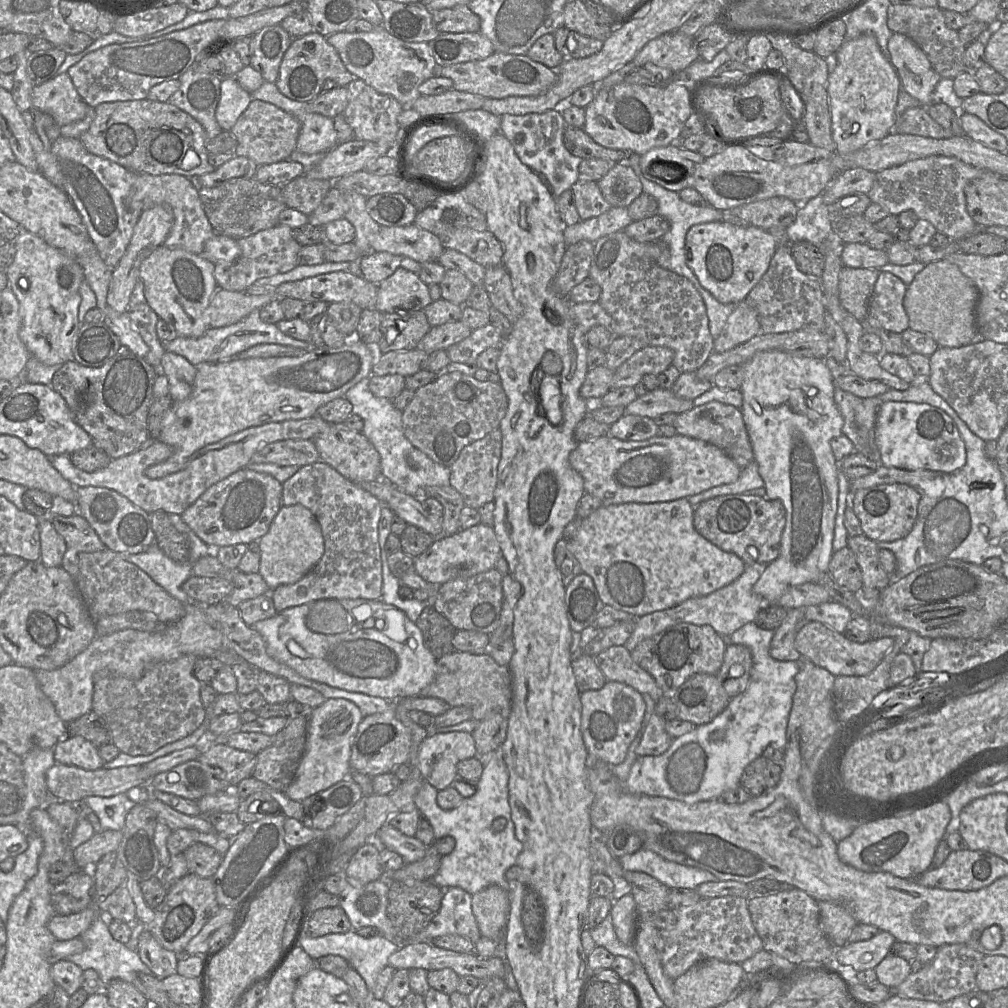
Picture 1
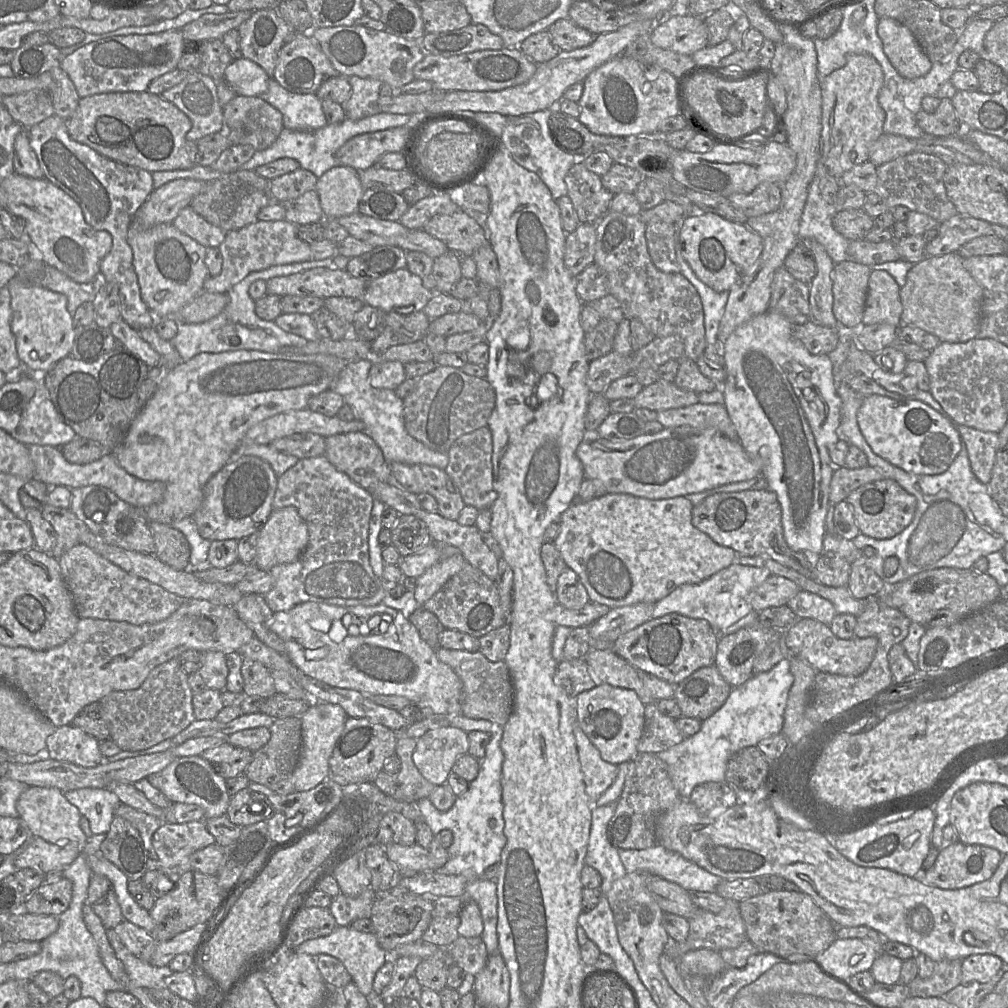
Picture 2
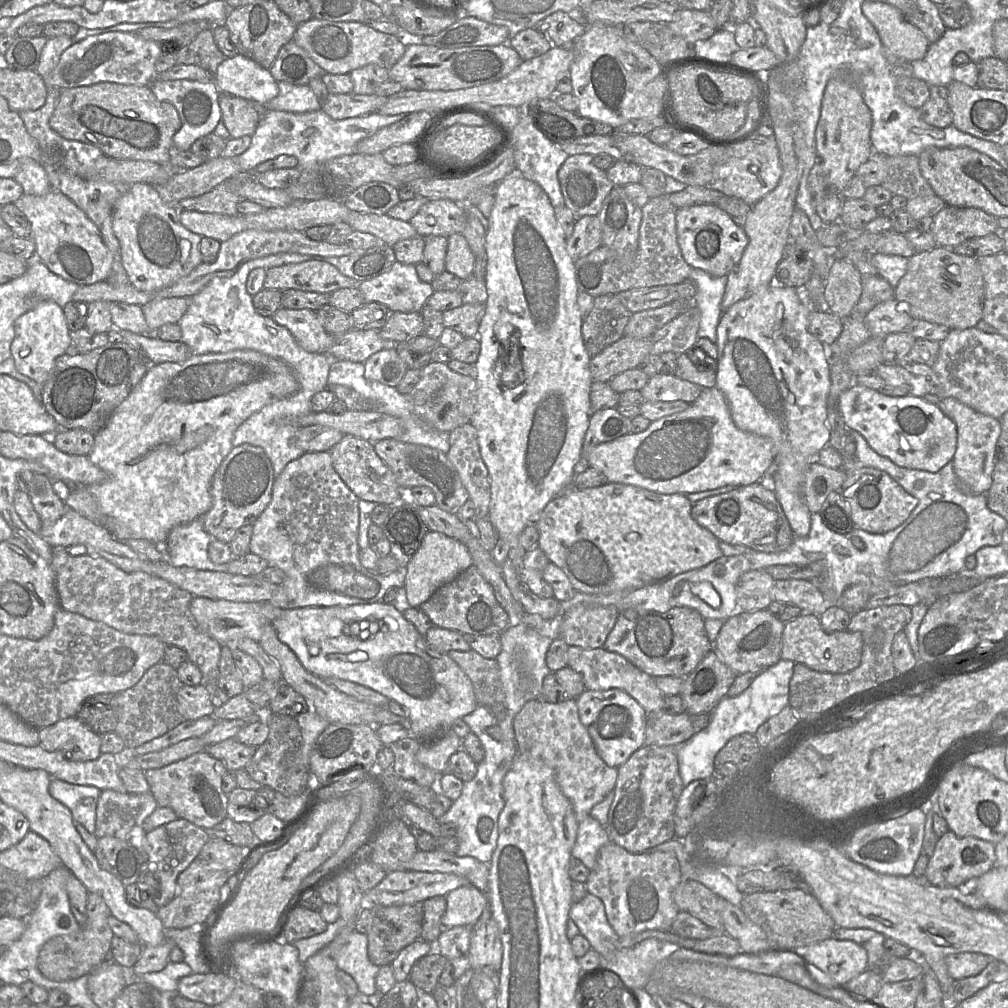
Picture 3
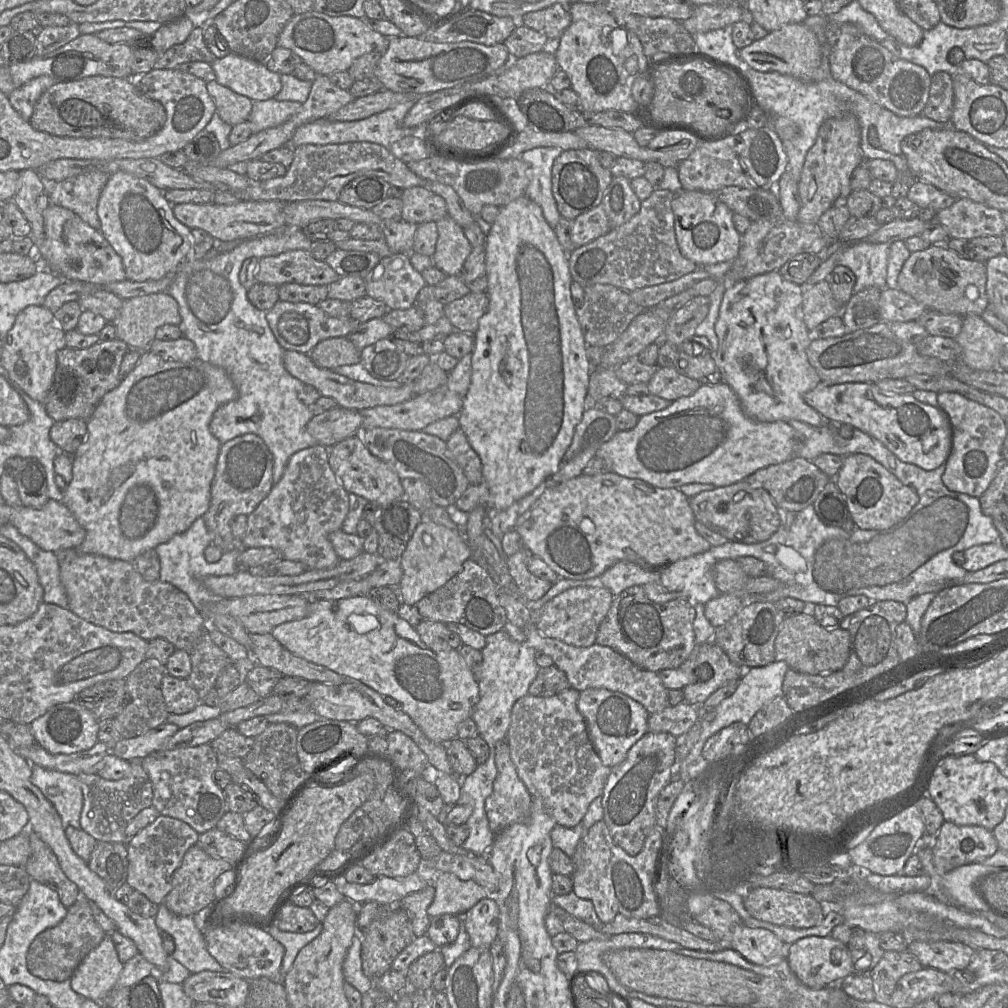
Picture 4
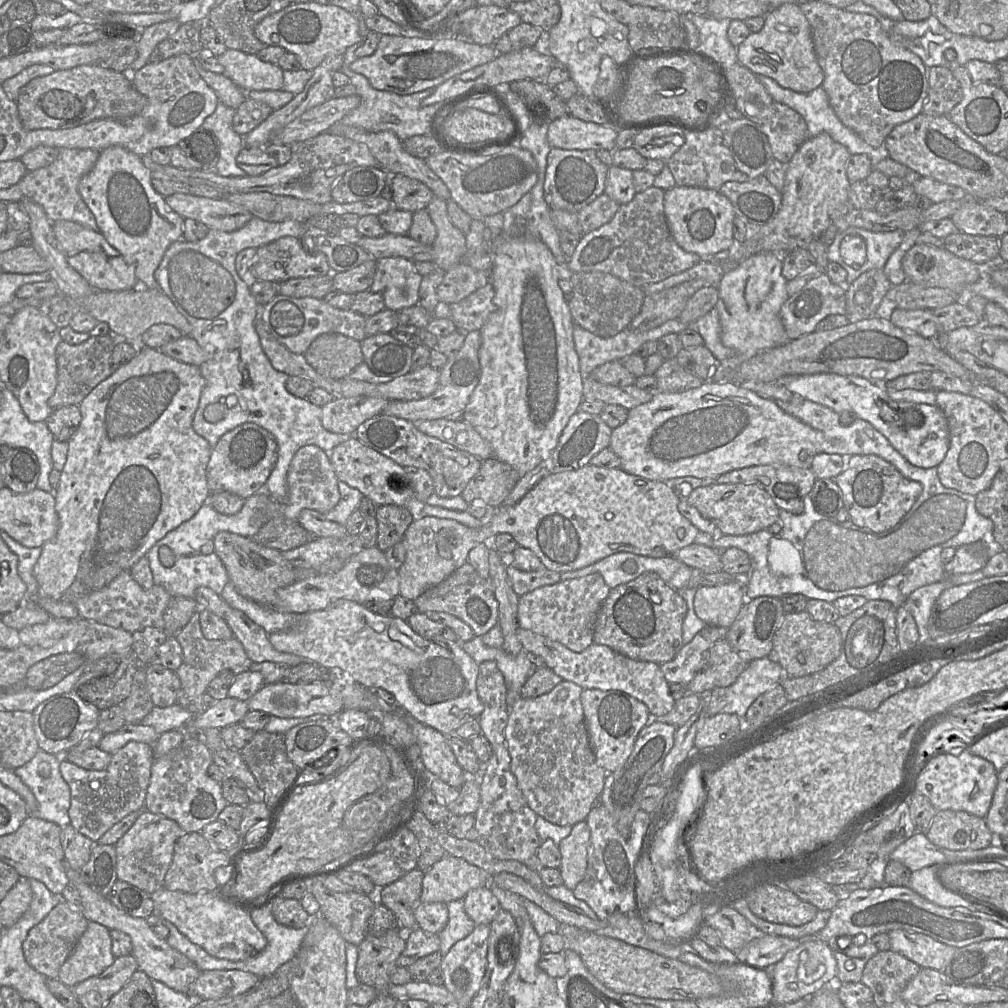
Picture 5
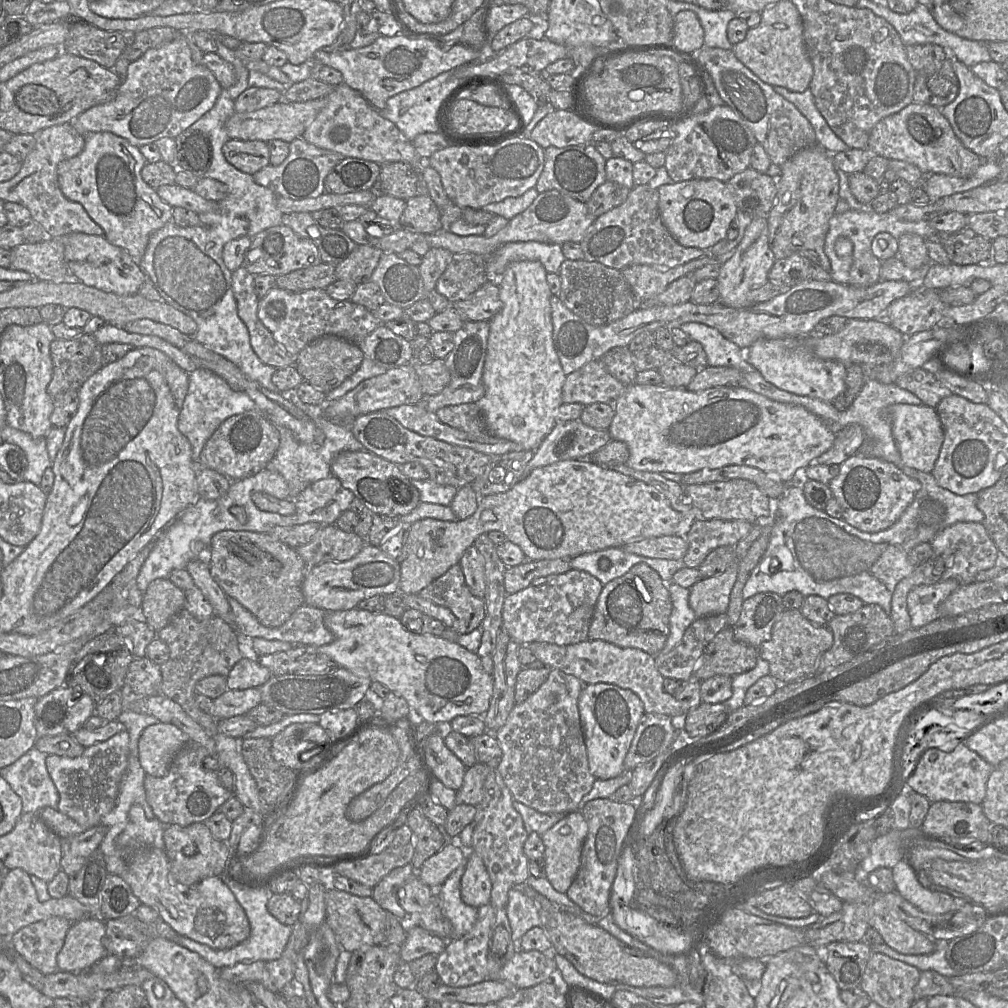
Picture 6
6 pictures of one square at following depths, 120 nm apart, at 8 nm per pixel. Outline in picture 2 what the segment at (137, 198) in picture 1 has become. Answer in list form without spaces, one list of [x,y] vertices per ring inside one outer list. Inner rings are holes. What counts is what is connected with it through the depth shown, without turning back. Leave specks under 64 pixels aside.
[[[189,205],[179,212],[172,224],[205,248],[219,248],[227,234],[198,215]]]

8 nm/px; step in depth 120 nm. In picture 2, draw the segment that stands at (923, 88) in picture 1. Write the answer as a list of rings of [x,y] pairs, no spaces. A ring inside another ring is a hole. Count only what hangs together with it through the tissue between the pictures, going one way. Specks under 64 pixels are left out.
[[[879,18],[877,33],[886,56],[902,77],[915,79],[931,70],[933,63],[906,26],[892,18]]]

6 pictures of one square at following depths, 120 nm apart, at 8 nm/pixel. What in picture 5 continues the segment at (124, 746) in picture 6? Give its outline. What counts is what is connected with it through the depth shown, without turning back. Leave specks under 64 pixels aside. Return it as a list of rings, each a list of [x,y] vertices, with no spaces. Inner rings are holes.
[[[136,741],[128,742],[124,747],[112,754],[108,767],[101,771],[86,770],[65,759],[61,759],[59,765],[60,772],[63,779],[69,785],[71,793],[69,808],[70,826],[96,843],[105,832],[121,819],[144,807],[152,763],[152,746]]]

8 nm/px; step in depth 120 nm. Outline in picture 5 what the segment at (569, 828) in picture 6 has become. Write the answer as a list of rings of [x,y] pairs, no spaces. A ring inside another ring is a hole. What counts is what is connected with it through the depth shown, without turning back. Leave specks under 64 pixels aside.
[[[586,821],[572,826],[571,833],[557,846],[561,853],[559,871],[563,885],[573,890],[583,879],[587,868],[590,828]]]

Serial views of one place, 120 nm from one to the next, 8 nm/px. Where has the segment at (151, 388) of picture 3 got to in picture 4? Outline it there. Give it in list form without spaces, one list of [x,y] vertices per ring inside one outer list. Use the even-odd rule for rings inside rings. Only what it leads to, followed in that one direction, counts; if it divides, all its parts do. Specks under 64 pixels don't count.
[[[142,351],[135,368],[122,378],[120,384],[107,392],[86,420],[86,440],[72,455],[72,479],[63,491],[63,504],[84,528],[86,535],[77,548],[85,554],[99,555],[110,559],[133,562],[140,554],[155,549],[174,535],[186,531],[193,522],[207,512],[211,502],[211,483],[221,447],[220,441],[210,432],[209,424],[214,412],[222,405],[234,400],[237,390],[226,371],[196,358],[189,362],[166,360],[150,351]]]

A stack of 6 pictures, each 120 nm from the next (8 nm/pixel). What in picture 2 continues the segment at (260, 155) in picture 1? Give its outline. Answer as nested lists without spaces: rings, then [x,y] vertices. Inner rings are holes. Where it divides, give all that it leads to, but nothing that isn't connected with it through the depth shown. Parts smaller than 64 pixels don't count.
[[[235,95],[223,107],[223,116],[231,144],[250,145],[255,151],[269,148],[284,128],[281,112],[258,96]]]

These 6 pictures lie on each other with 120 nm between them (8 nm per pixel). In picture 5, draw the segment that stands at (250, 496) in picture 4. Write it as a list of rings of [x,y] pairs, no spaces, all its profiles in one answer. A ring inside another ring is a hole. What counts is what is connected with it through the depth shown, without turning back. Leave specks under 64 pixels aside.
[[[245,423],[221,436],[212,448],[206,468],[206,479],[210,495],[230,492],[243,500],[263,490],[277,461],[277,442],[264,428]]]

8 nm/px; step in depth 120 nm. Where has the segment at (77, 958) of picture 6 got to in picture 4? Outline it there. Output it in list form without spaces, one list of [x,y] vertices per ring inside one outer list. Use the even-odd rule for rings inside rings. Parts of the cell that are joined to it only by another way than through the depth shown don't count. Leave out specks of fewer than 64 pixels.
[[[110,934],[90,951],[70,978],[72,989],[87,999],[100,1002],[114,989],[123,970]]]

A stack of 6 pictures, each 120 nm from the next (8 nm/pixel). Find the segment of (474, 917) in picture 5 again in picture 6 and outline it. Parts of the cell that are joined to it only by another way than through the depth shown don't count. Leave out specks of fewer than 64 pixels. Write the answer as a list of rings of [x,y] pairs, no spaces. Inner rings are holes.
[[[472,849],[467,850],[464,873],[460,884],[462,901],[475,908],[489,904],[491,888],[491,880],[483,860]]]

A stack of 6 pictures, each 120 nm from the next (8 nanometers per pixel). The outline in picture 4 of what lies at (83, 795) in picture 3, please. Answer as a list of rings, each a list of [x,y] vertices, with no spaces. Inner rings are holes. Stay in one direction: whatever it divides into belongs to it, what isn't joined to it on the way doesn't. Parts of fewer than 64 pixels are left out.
[[[32,765],[31,782],[41,790],[43,795],[56,808],[65,829],[69,826],[77,829],[81,828],[80,816],[83,807],[83,792],[76,775]]]

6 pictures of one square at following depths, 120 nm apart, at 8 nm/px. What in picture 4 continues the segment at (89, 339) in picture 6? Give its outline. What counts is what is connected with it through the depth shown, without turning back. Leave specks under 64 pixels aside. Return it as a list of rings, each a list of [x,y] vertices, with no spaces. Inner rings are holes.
[[[121,340],[100,341],[85,349],[65,347],[57,352],[54,382],[44,402],[47,414],[55,421],[70,418],[87,420],[101,398],[121,382],[120,366],[130,347]]]

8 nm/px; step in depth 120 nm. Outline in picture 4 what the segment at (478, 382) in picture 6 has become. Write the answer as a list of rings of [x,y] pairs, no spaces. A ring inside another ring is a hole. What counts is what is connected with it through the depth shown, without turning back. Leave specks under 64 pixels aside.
[[[471,353],[458,360],[456,366],[448,372],[446,385],[415,395],[412,399],[391,406],[377,406],[361,411],[362,430],[371,428],[394,428],[409,431],[422,431],[429,424],[450,416],[457,416],[463,406],[463,401],[471,382]]]

